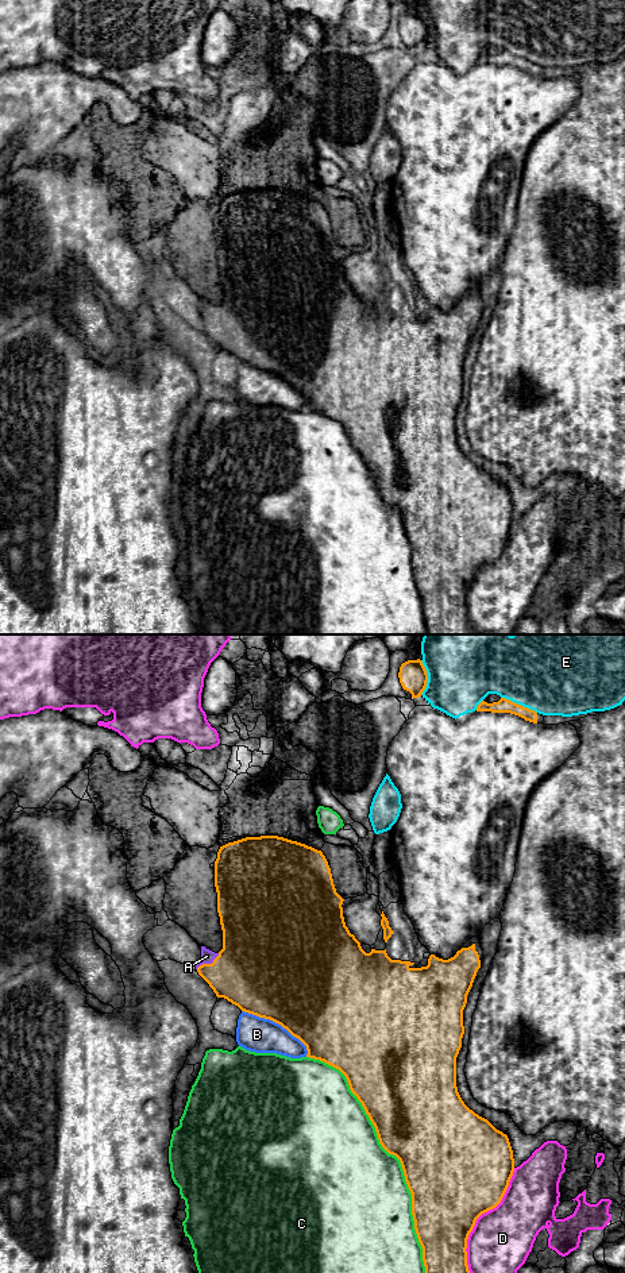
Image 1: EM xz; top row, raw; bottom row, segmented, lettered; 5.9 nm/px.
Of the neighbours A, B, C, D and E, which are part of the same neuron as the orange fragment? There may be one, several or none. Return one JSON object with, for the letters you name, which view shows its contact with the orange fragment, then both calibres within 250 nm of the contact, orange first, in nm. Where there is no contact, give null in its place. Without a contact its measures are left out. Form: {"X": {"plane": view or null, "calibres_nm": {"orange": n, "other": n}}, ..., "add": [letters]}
{"A": {"plane": "xz", "calibres_nm": {"orange": 420, "other": 80}}, "add": ["A"]}

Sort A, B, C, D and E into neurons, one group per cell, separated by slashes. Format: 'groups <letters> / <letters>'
groups A / B / C / D / E

